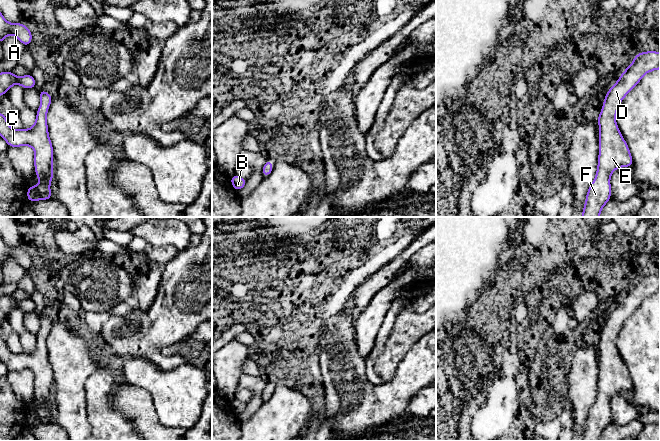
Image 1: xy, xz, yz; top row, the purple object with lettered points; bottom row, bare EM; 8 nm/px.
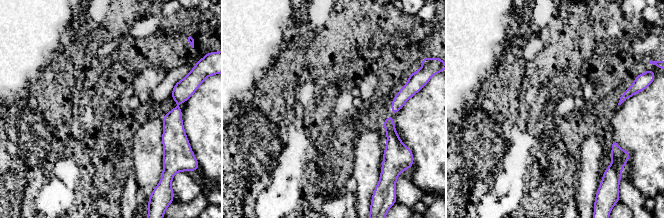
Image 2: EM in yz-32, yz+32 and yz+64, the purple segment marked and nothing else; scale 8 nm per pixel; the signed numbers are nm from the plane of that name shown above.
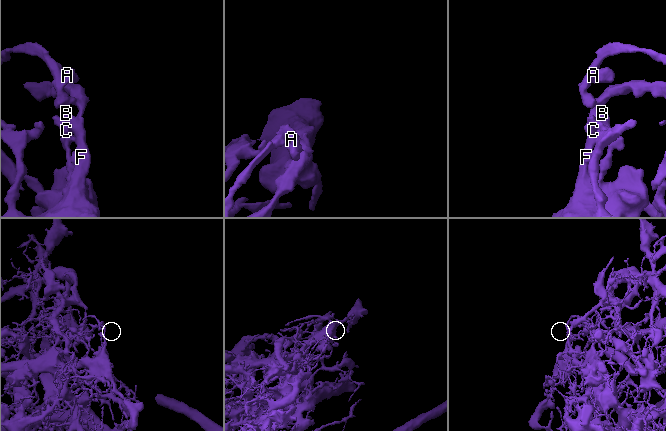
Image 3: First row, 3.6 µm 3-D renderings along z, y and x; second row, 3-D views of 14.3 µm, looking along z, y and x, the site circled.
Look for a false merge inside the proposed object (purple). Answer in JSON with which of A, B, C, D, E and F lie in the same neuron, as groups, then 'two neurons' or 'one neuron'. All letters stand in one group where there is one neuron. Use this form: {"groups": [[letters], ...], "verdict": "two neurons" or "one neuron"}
{"groups": [["A", "B", "C", "D", "E", "F"]], "verdict": "one neuron"}

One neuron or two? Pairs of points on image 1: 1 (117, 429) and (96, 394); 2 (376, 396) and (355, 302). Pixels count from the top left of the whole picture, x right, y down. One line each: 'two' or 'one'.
1: one
2: two

